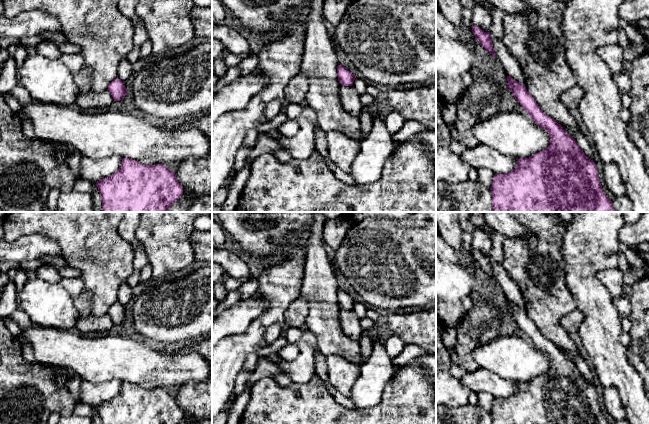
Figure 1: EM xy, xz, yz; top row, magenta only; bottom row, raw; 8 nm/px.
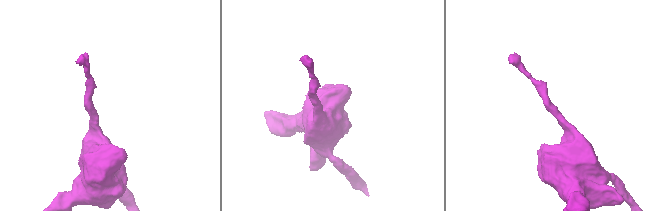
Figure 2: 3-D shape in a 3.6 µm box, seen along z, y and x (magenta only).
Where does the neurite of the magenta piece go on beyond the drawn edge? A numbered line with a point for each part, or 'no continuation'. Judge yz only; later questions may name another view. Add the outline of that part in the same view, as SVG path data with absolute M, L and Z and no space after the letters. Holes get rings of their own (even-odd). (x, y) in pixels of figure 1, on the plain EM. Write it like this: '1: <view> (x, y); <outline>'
no continuation

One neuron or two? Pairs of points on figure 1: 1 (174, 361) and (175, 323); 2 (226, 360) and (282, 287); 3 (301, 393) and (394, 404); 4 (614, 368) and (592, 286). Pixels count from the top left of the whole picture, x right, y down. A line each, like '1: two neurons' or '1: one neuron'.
1: two neurons
2: one neuron
3: one neuron
4: one neuron

